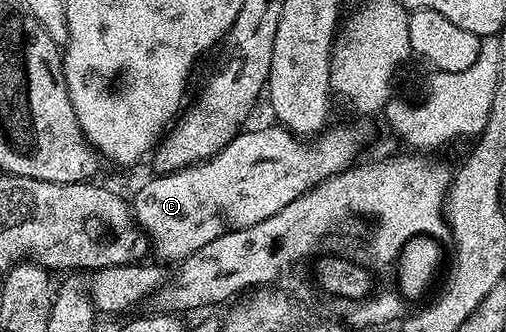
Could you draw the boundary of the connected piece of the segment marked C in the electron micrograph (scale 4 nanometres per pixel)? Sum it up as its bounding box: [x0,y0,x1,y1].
[133,125,319,261]

